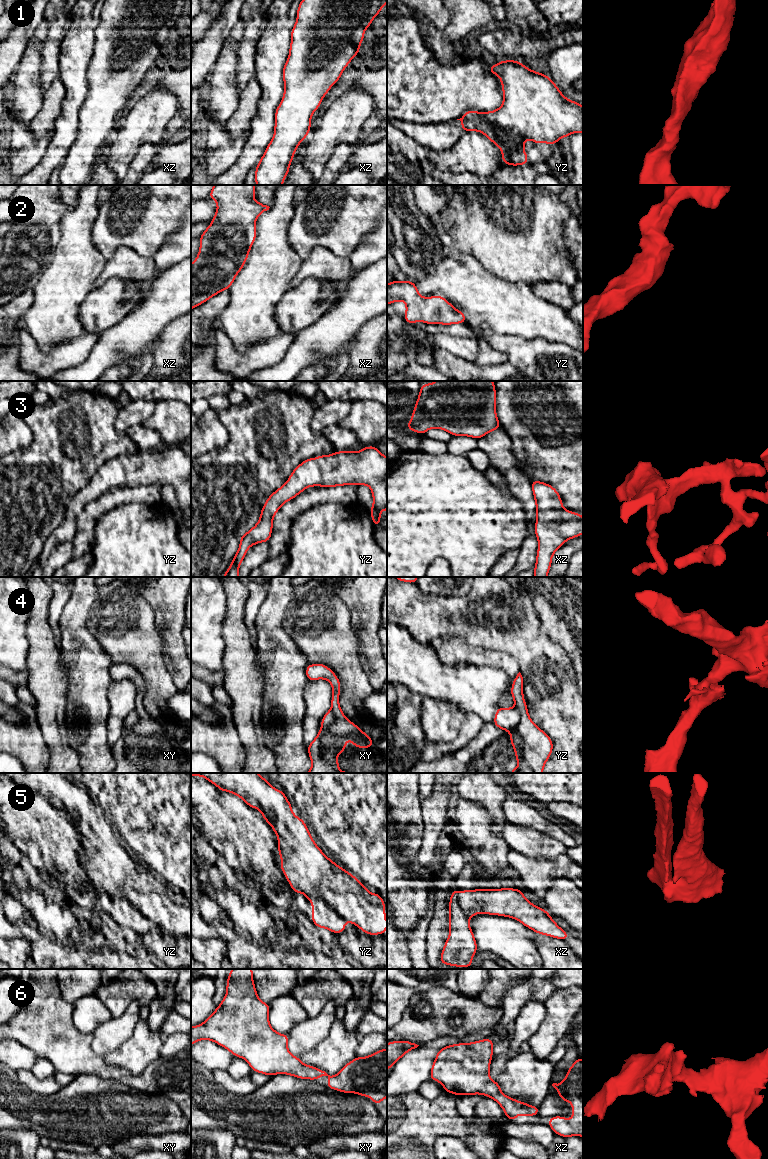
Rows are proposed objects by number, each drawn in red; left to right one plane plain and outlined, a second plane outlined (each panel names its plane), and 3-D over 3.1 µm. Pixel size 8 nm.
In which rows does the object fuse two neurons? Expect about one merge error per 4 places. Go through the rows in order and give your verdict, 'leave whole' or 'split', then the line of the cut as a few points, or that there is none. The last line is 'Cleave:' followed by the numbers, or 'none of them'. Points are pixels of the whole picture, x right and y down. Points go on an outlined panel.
1: leave whole; cut none
2: leave whole; cut none
3: leave whole; cut none
4: split; cut yz (515, 707), (519, 713), (520, 721), (510, 731)
5: split; cut yz (309, 900), (322, 899), (344, 920)
6: leave whole; cut none
Cleave: 4, 5

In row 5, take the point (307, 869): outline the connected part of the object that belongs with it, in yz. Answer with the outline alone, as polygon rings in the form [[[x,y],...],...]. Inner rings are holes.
[[[191,773],[191,776],[202,776],[220,791],[239,796],[249,807],[257,808],[262,813],[264,820],[272,826],[278,837],[278,853],[282,861],[280,868],[294,894],[302,893],[309,901],[323,900],[344,920],[356,925],[366,934],[386,935],[385,901],[378,892],[370,893],[354,875],[326,857],[311,837],[306,823],[294,815],[292,805],[283,791],[272,787],[258,773]]]

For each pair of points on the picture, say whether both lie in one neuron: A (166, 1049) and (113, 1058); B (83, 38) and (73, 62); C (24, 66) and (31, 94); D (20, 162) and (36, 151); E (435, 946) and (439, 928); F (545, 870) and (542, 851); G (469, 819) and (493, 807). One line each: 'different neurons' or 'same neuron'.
A: different neurons
B: same neuron
C: same neuron
D: same neuron
E: same neuron
F: different neurons
G: different neurons

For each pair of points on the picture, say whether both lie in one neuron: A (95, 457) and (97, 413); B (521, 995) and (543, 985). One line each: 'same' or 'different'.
A: same
B: same

